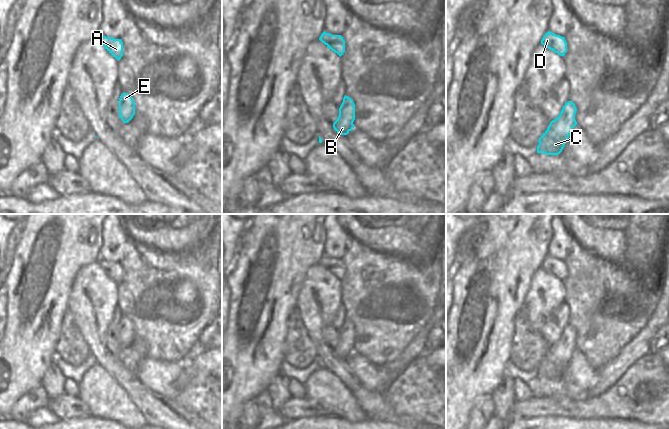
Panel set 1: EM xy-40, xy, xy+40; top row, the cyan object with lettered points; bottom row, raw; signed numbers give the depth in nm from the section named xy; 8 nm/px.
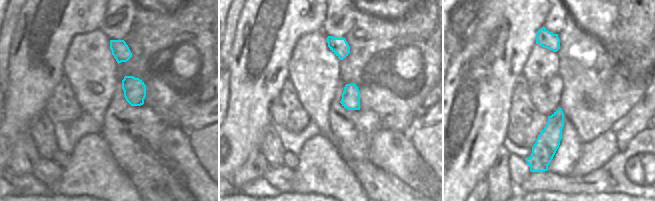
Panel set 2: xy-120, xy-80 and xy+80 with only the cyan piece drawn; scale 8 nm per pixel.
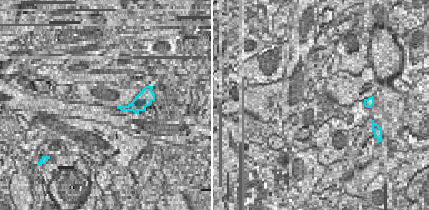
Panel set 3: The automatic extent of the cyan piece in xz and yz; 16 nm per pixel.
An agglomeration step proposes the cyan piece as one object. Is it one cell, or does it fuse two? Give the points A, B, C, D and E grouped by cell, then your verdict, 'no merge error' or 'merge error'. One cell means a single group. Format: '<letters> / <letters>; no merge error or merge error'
A B C D E; no merge error

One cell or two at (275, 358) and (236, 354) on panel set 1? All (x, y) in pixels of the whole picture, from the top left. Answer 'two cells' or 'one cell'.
one cell

